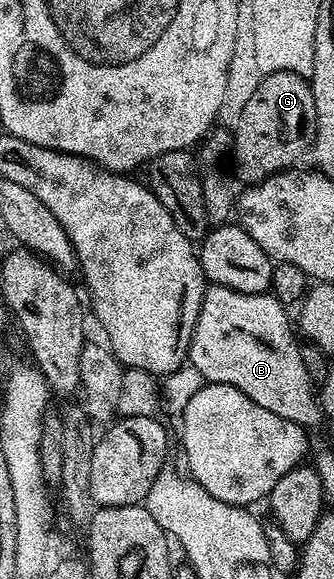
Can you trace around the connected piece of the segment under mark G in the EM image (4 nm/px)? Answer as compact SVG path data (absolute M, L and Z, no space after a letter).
M282 71L265 74L258 89L248 100L234 125L232 139L232 171L244 185L260 183L278 171L287 170L317 140L316 105L311 82L294 72Z

